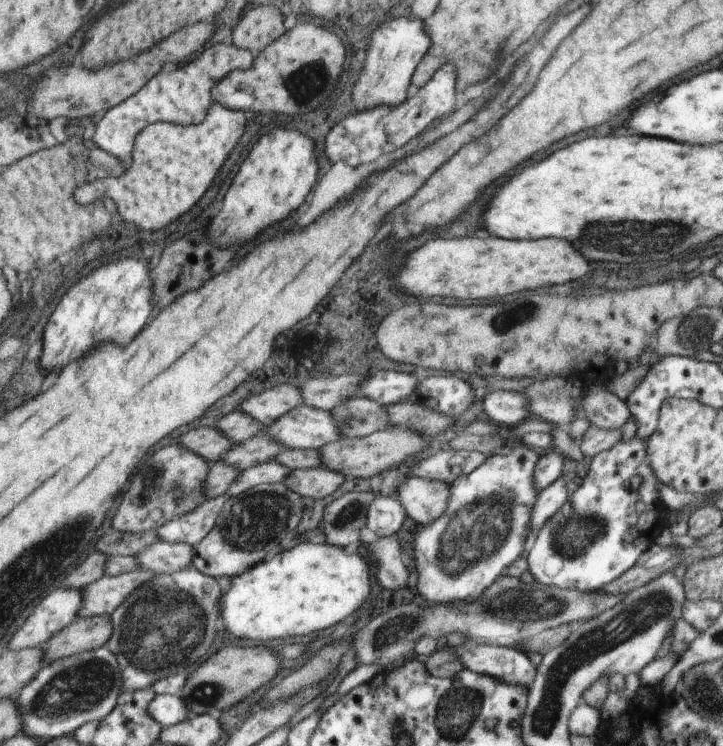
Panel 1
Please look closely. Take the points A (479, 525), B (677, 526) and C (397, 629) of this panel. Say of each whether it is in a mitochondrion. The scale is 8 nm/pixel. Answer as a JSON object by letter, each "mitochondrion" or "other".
{"A":"mitochondrion","B":"other","C":"mitochondrion"}

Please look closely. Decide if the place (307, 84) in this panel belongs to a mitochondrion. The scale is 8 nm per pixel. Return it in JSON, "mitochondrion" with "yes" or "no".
{"mitochondrion":"yes"}

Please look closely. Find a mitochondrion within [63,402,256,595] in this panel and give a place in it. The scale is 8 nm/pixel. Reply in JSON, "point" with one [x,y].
{"point":[180,494]}

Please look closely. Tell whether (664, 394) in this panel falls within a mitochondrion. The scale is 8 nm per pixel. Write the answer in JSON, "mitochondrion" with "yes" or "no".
{"mitochondrion":"no"}

